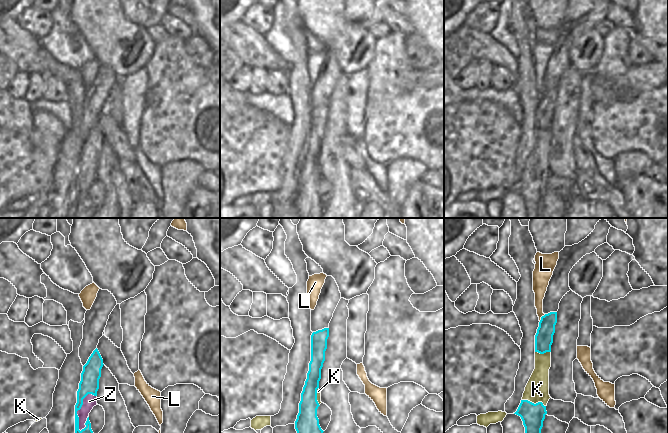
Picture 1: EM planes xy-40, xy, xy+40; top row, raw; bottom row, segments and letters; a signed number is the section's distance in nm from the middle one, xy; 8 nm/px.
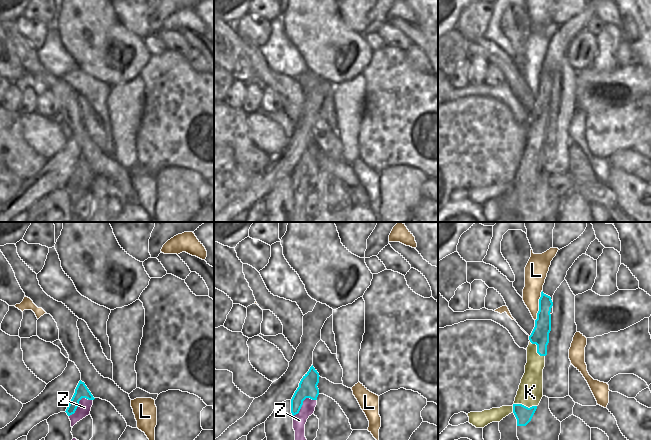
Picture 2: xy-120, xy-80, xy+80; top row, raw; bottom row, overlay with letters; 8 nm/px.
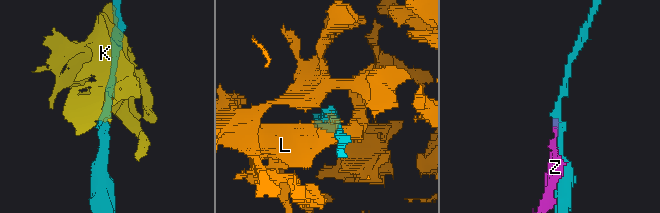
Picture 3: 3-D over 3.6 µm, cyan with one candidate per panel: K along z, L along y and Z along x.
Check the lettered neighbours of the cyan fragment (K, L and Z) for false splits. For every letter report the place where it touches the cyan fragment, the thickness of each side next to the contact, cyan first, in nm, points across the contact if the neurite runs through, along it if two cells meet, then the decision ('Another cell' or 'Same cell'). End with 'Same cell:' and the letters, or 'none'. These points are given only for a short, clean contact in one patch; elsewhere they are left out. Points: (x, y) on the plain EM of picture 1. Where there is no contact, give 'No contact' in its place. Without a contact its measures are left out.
K: Touches cyan at xy+40 (533, 179). Thickness 190 nm (cyan) against 190 nm. Another cell
L: Touches cyan at xy+40 (541, 93). Thickness 140 nm (cyan) against 110 nm. Another cell
Z: Touches cyan at xy-40 (79, 185). Thickness 160 nm (cyan) against 100 nm. Another cell
Same cell: none.

